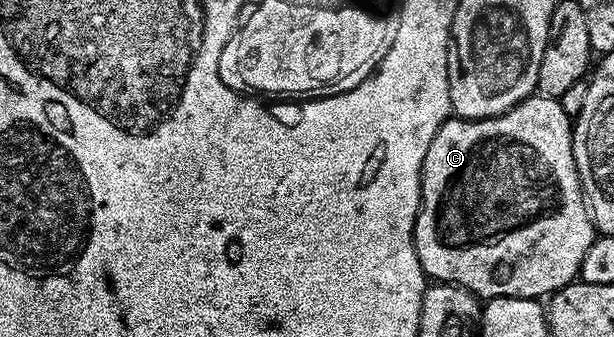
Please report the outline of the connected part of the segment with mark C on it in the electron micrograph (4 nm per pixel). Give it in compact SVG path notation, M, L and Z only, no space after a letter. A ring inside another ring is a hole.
M539 93L514 104L510 110L497 115L495 119L450 117L440 126L438 133L434 133L434 141L430 141L430 149L426 149L426 161L422 161L420 212L416 215L416 224L412 234L418 261L429 280L464 287L481 300L487 301L498 297L540 299L562 289L579 276L582 257L586 257L586 249L590 249L592 240L597 238L598 232L592 222L592 212L588 206L588 200L584 198L584 190L574 161L573 126L573 120L566 113L566 109L562 109L559 99L551 99Z

